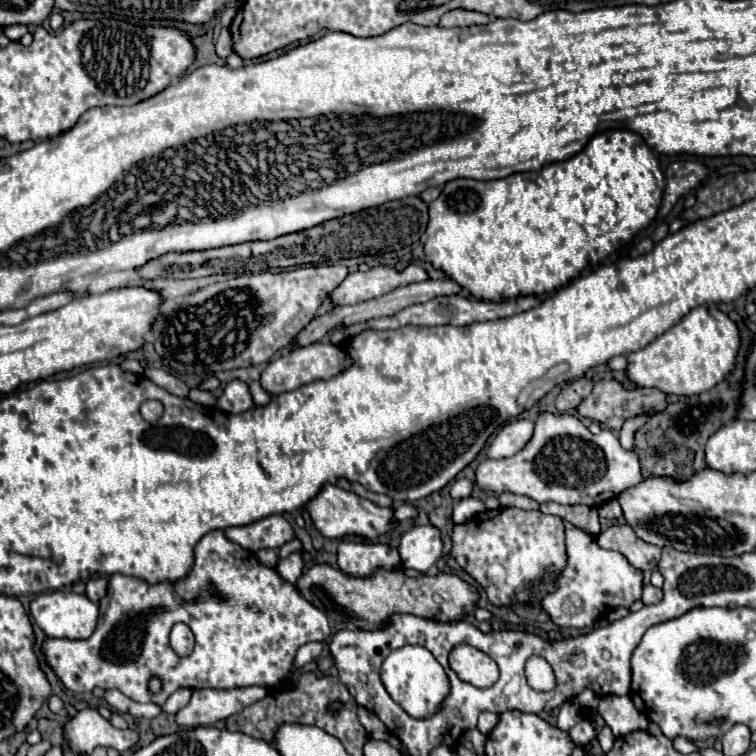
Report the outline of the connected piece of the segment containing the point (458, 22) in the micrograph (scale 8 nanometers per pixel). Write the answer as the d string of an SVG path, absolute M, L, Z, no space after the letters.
M452 10L452 12L446 12L440 20L440 26L442 28L462 28L462 26L472 26L472 24L488 24L490 18L486 14L480 14L480 12L470 12L470 10Z

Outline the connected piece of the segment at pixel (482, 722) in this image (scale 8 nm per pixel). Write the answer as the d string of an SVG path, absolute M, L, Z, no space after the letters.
M482 712L480 718L478 718L478 730L482 734L492 732L492 728L496 726L496 720L498 720L498 714L494 714L494 712Z

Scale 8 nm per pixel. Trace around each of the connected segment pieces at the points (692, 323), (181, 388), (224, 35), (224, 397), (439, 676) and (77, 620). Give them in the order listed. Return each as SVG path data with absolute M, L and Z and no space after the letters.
M708 306L692 308L676 326L658 336L654 342L628 354L628 380L642 388L658 388L664 394L692 396L714 388L732 370L734 358L740 346L740 334L736 324L714 306L714 314Z
M150 368L150 370L144 370L144 376L146 376L148 380L152 380L156 386L164 388L166 392L170 392L170 394L174 394L174 396L180 396L180 398L188 396L188 386L186 386L182 380L174 378L172 374L164 372L164 370Z
M222 28L220 36L218 36L218 42L216 42L216 54L218 54L220 58L226 58L228 54L232 54L232 40L230 40L228 28Z
M230 382L224 392L216 398L216 408L226 414L242 414L254 406L248 386L244 382Z
M404 646L400 650L394 650L382 664L380 678L388 694L414 718L426 718L434 714L450 690L444 668L422 646Z
M62 590L36 596L30 604L30 612L32 612L36 624L50 638L68 638L68 640L88 638L96 630L96 620L98 620L98 604L88 600L84 594L62 592Z

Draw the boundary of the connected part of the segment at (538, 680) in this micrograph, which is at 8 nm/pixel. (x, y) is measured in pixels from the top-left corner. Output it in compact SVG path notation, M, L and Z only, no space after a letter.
M530 658L526 662L526 678L534 690L552 690L554 672L544 658Z

